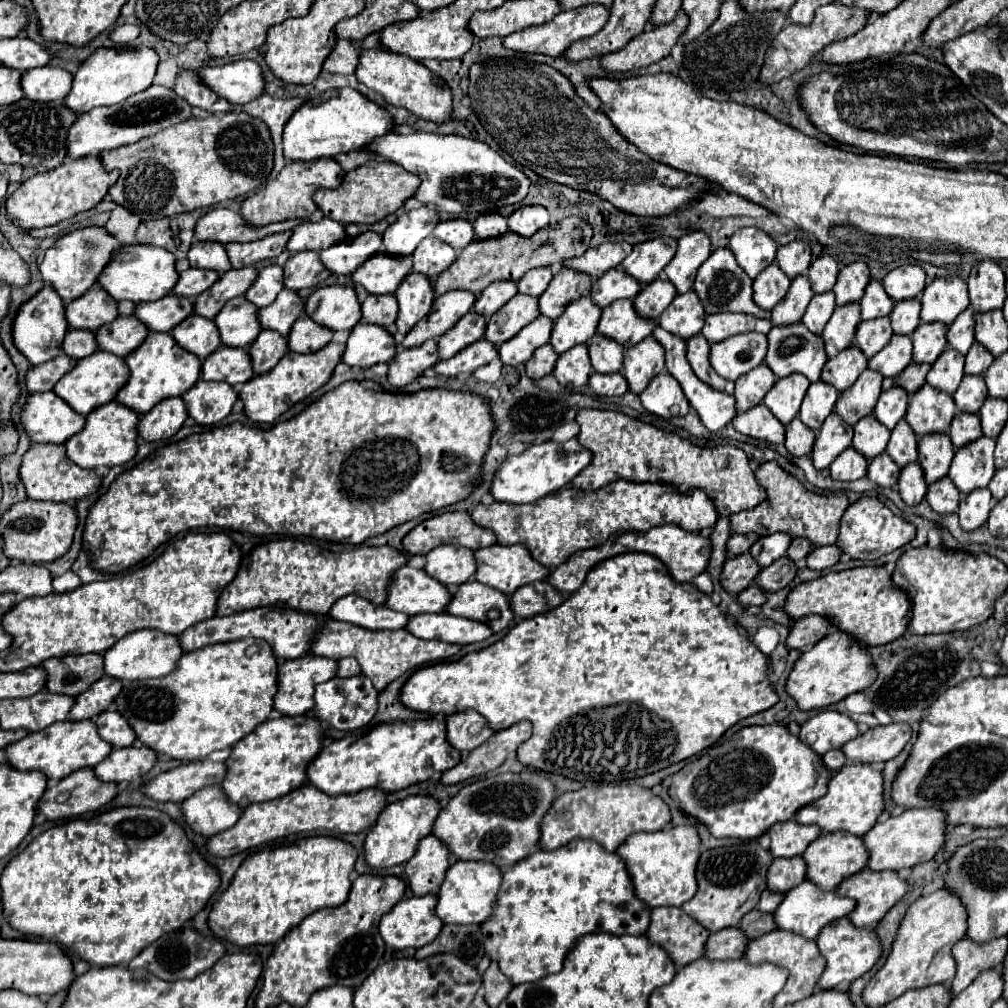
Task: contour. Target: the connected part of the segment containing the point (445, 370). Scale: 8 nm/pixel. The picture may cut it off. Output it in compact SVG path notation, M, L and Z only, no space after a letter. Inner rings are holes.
M480 339L478 343L466 347L466 351L454 355L454 359L438 361L432 369L442 377L456 377L460 373L472 373L474 369L490 363L494 357L498 357L496 345L486 339Z

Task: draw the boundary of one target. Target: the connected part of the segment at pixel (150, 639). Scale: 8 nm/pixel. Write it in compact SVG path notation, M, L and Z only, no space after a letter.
M134 631L106 651L104 675L118 681L162 677L174 669L174 663L178 663L180 655L182 649L174 635L162 635L162 631Z

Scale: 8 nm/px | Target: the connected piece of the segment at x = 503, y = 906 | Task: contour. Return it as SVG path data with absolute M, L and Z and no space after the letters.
M578 839L554 851L536 851L506 869L502 873L502 885L498 889L492 915L480 925L480 933L484 937L484 953L488 959L496 961L500 971L514 985L520 985L558 973L568 949L572 949L580 935L642 935L648 927L648 917L650 907L644 907L644 903L634 897L634 887L622 859L616 853L602 851L594 841Z

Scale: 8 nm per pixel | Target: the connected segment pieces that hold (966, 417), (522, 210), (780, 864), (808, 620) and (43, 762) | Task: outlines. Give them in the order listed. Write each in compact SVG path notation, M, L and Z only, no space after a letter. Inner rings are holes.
M958 413L952 421L952 443L954 449L958 451L958 447L964 447L976 439L982 437L982 427L980 427L980 417L978 415L970 415L970 413Z
M522 205L508 217L508 227L510 227L510 231L514 231L522 237L530 237L538 229L546 227L548 219L550 217L548 217L546 207L542 207L542 205Z
M800 857L774 859L766 873L766 889L774 893L786 893L790 887L800 885L806 879L806 867L802 867Z
M810 615L804 619L798 619L792 627L790 627L790 635L786 639L786 647L788 649L800 649L806 651L810 649L818 639L822 639L824 635L828 635L830 625L826 619L818 617L818 615Z
M60 721L54 723L38 733L28 733L24 739L10 743L4 753L6 753L6 761L10 767L20 769L20 771L40 771L44 773L50 781L60 781L66 775L70 775L72 771L84 769L84 767L94 767L96 763L100 763L108 753L112 751L112 747L98 737L96 733L96 723L94 721Z

